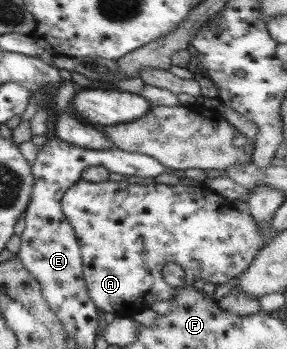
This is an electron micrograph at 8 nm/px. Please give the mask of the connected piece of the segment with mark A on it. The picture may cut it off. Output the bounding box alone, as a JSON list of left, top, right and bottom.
[60,179,266,316]

